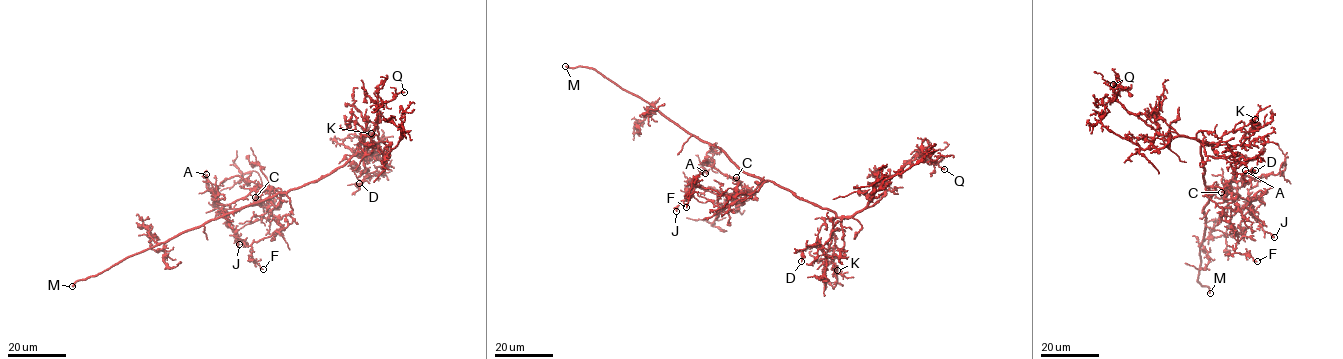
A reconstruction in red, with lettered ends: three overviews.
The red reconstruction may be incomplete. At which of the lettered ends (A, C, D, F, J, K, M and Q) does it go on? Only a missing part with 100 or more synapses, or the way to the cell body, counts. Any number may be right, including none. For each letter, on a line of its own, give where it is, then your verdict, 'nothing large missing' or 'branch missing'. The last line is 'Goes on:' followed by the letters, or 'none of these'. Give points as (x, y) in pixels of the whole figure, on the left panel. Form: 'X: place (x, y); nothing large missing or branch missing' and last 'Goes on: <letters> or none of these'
A: place (206, 174); nothing large missing
C: place (255, 197); nothing large missing
D: place (359, 183); nothing large missing
F: place (263, 269); nothing large missing
J: place (239, 244); nothing large missing
K: place (371, 133); nothing large missing
M: place (72, 286); branch missing
Q: place (404, 92); nothing large missing
Goes on: M

